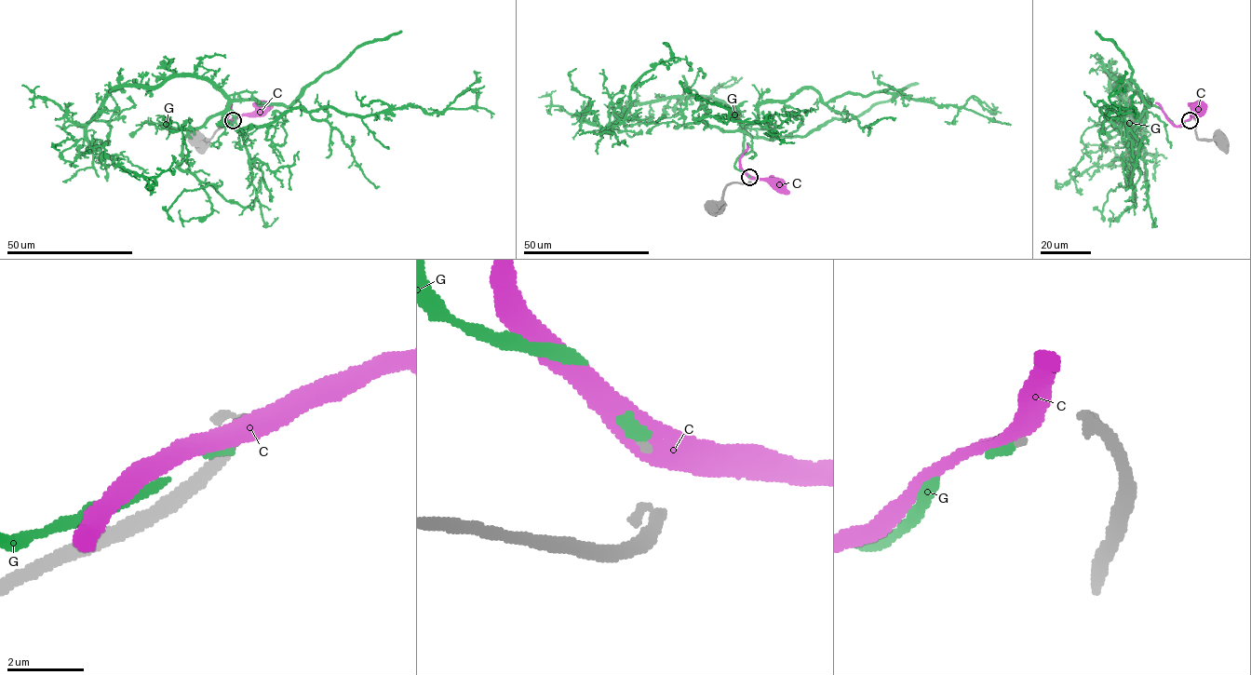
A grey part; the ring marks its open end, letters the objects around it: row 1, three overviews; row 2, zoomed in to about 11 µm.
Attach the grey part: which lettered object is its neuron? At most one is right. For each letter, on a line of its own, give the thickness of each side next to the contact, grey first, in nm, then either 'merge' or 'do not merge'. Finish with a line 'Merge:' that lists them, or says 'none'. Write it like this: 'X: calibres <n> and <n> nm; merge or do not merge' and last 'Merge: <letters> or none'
C: calibres 120 and 460 nm; do not merge
G: calibres 120 and 340 nm; merge
Merge: G

